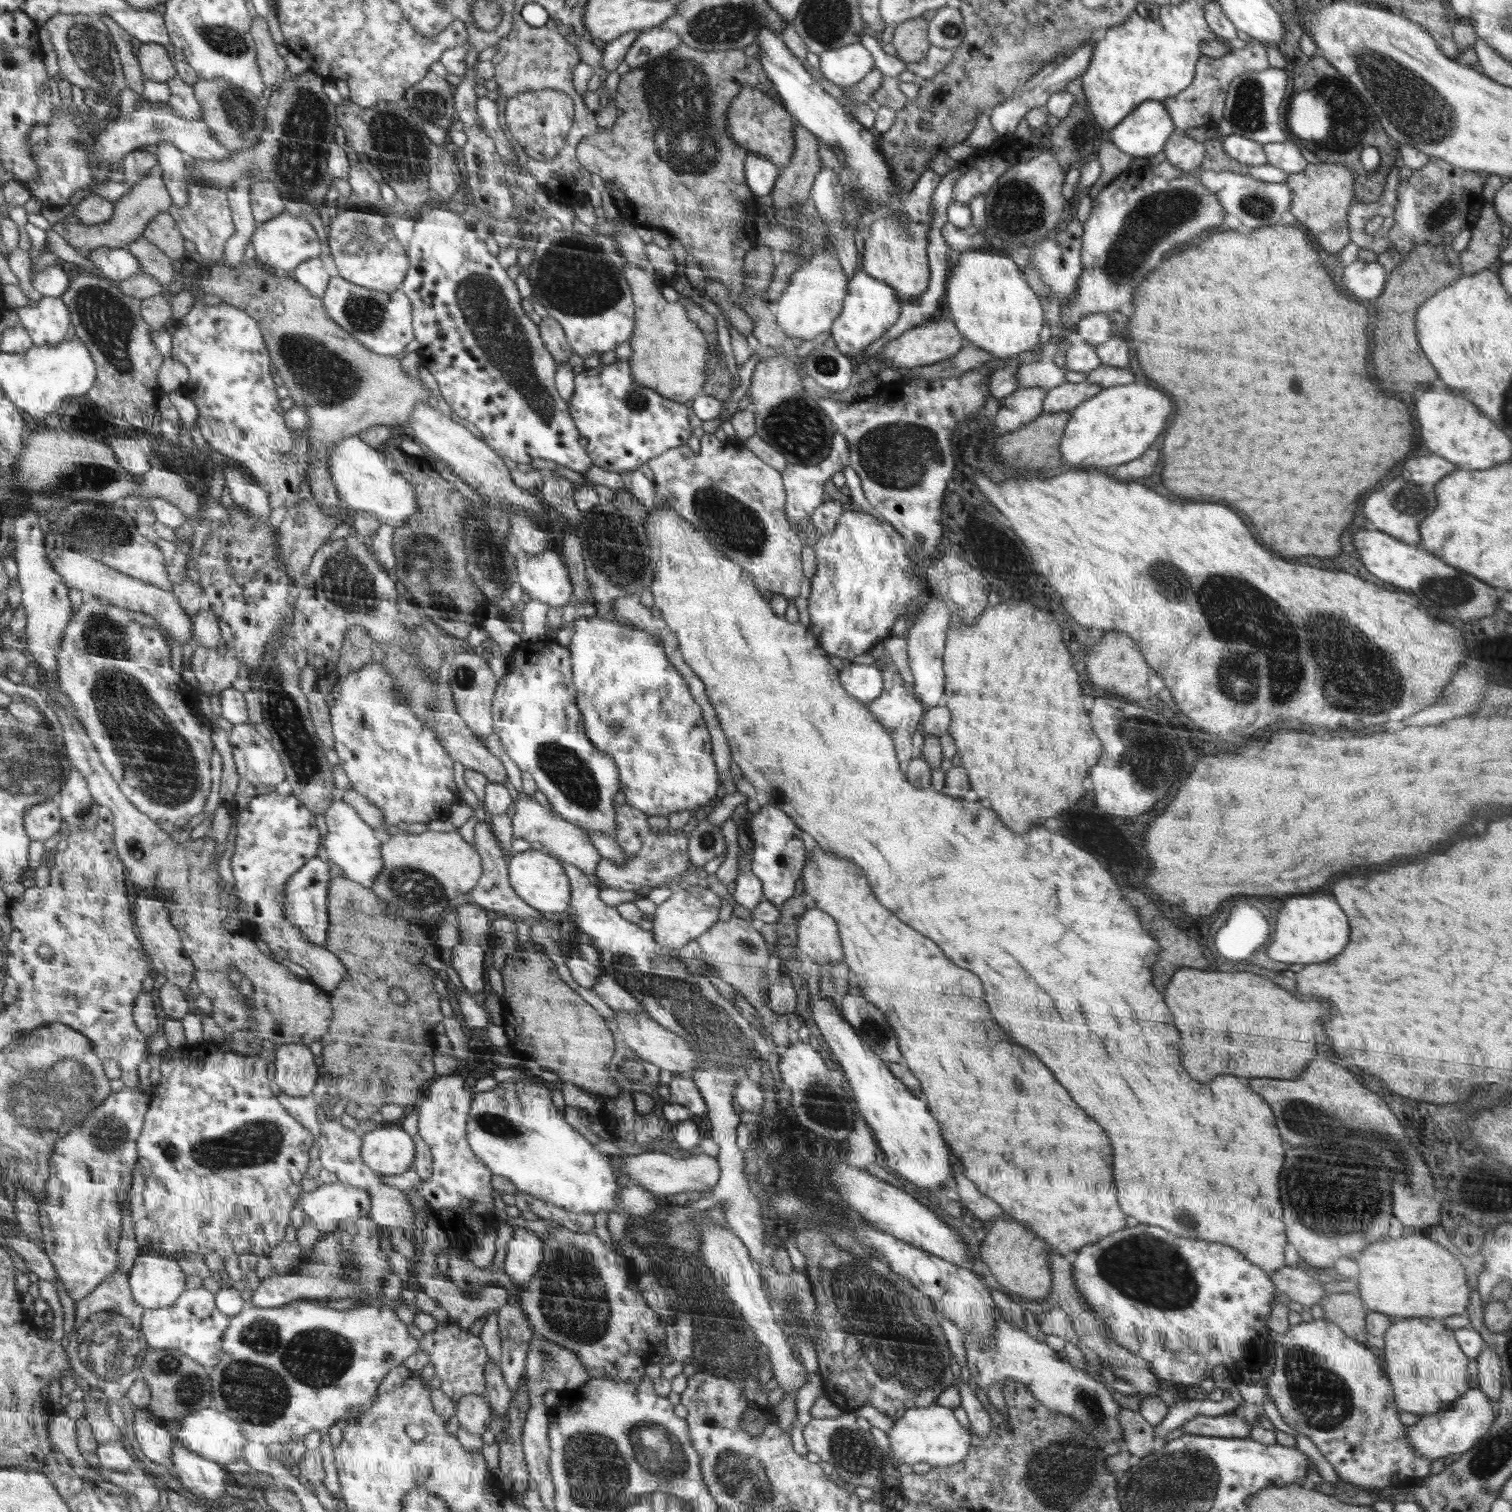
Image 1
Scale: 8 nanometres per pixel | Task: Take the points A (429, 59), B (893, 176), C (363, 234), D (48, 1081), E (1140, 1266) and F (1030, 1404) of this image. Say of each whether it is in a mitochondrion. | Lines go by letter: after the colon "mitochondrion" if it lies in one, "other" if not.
A: other
B: other
C: mitochondrion
D: mitochondrion
E: mitochondrion
F: other

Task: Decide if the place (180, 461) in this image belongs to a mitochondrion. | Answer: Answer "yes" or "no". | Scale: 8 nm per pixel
yes

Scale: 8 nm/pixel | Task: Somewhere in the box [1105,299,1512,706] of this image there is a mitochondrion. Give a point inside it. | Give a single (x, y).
(1451, 593)

